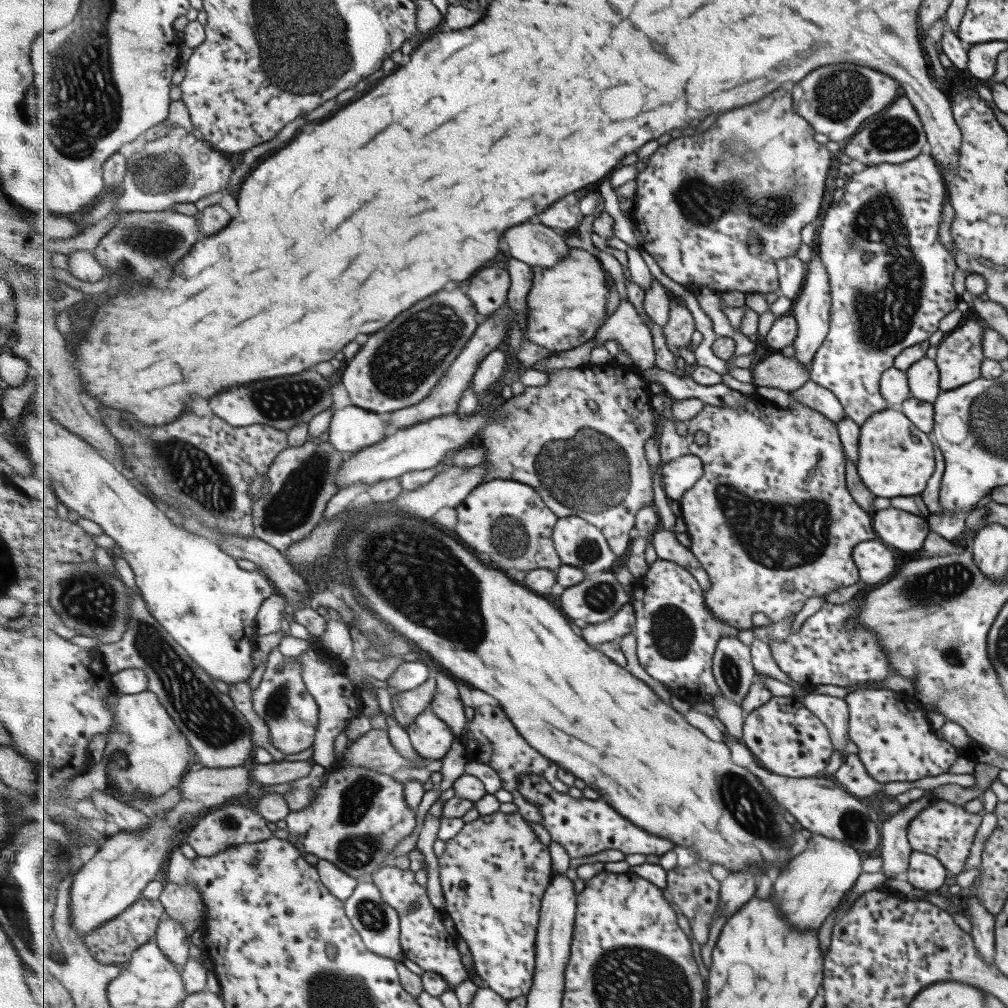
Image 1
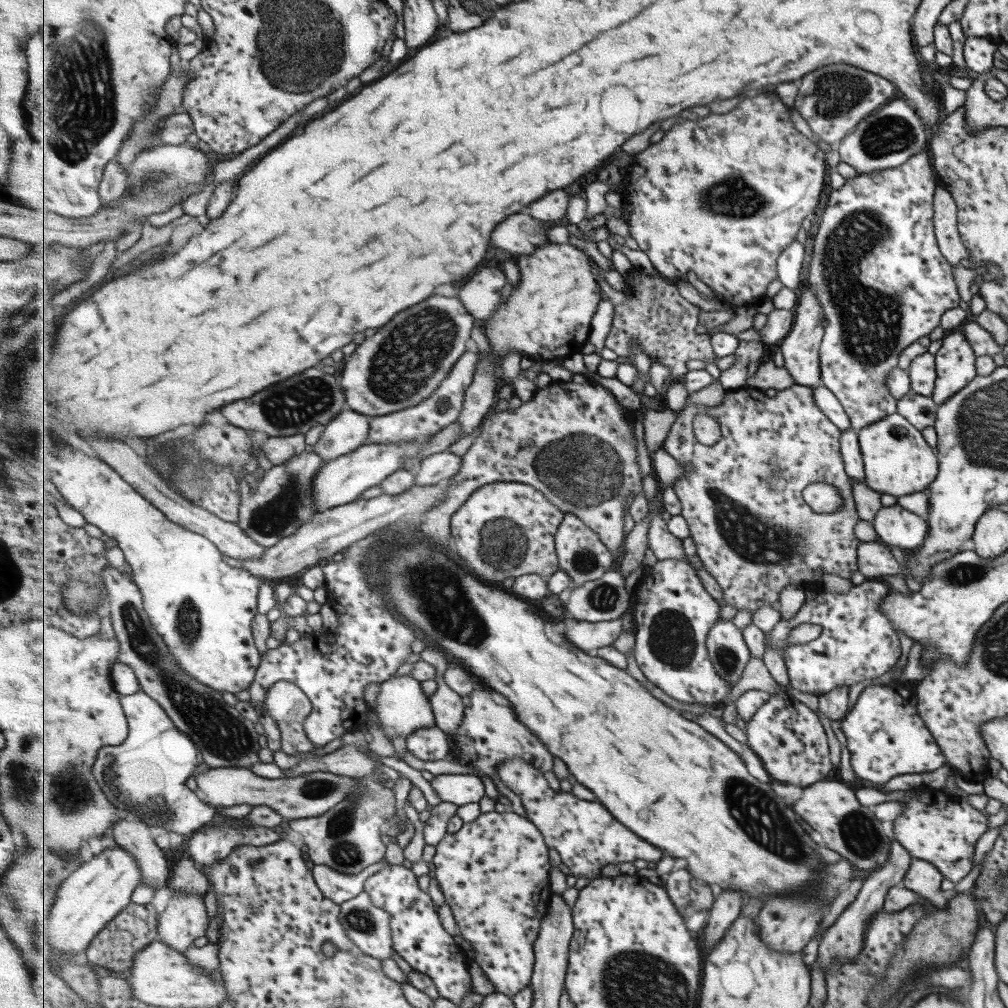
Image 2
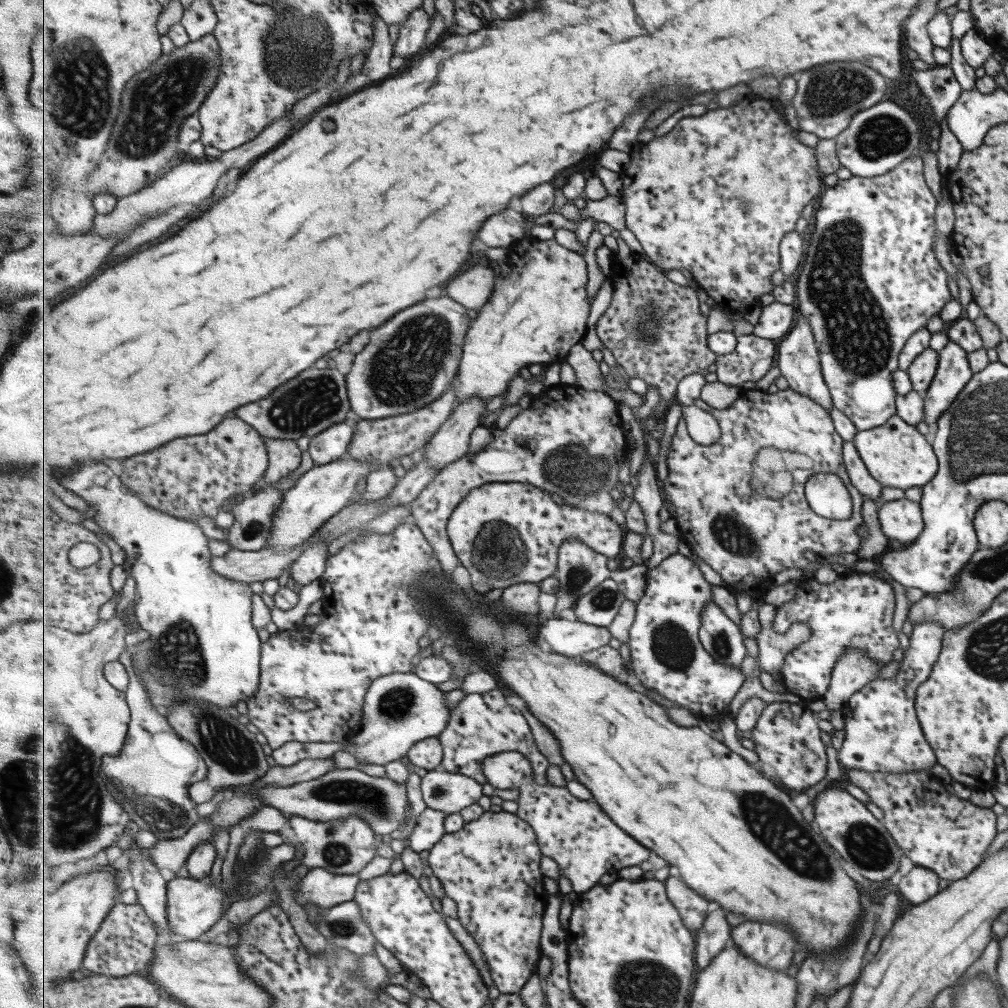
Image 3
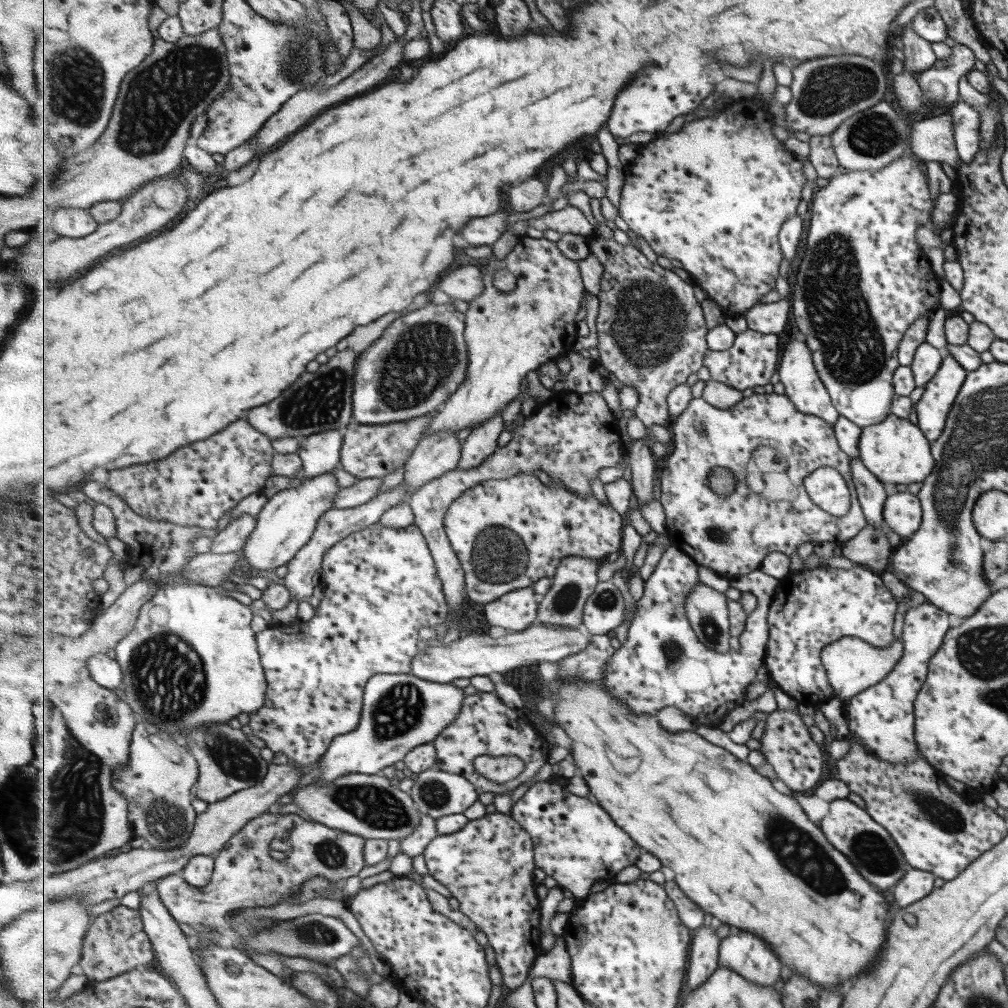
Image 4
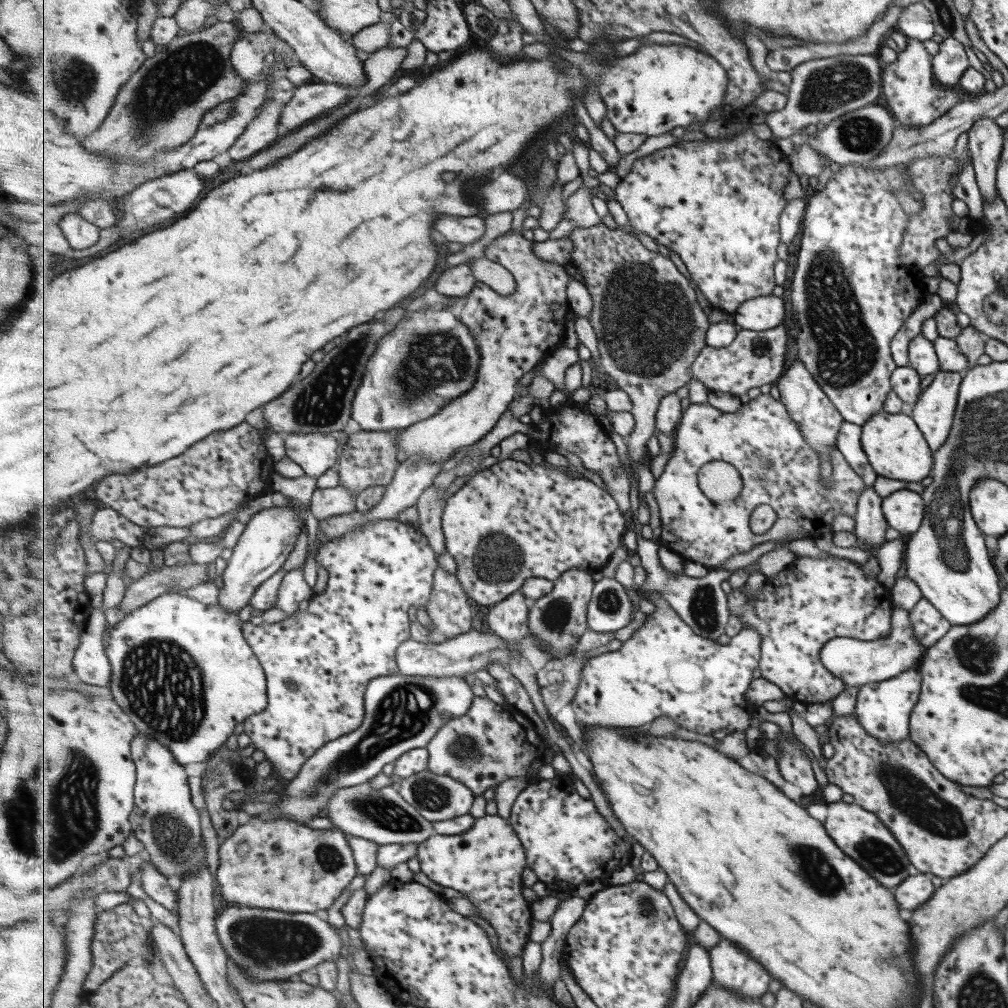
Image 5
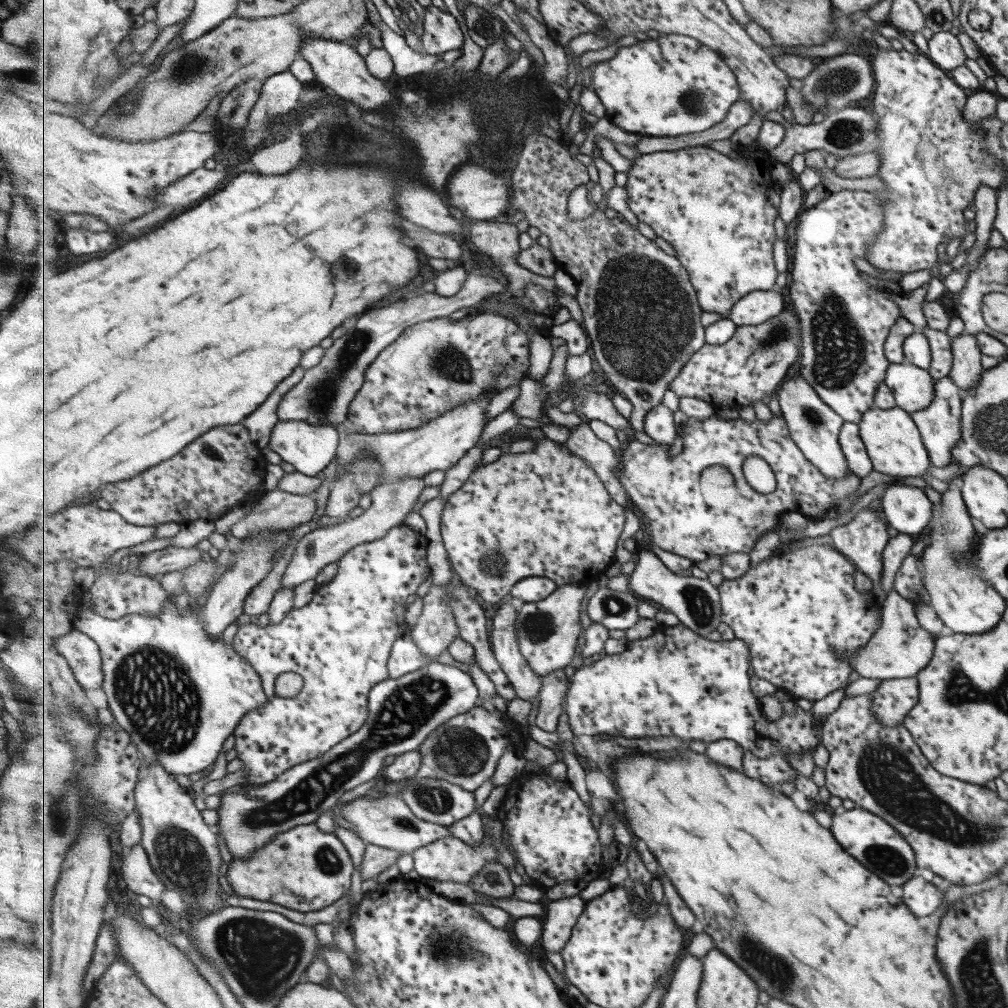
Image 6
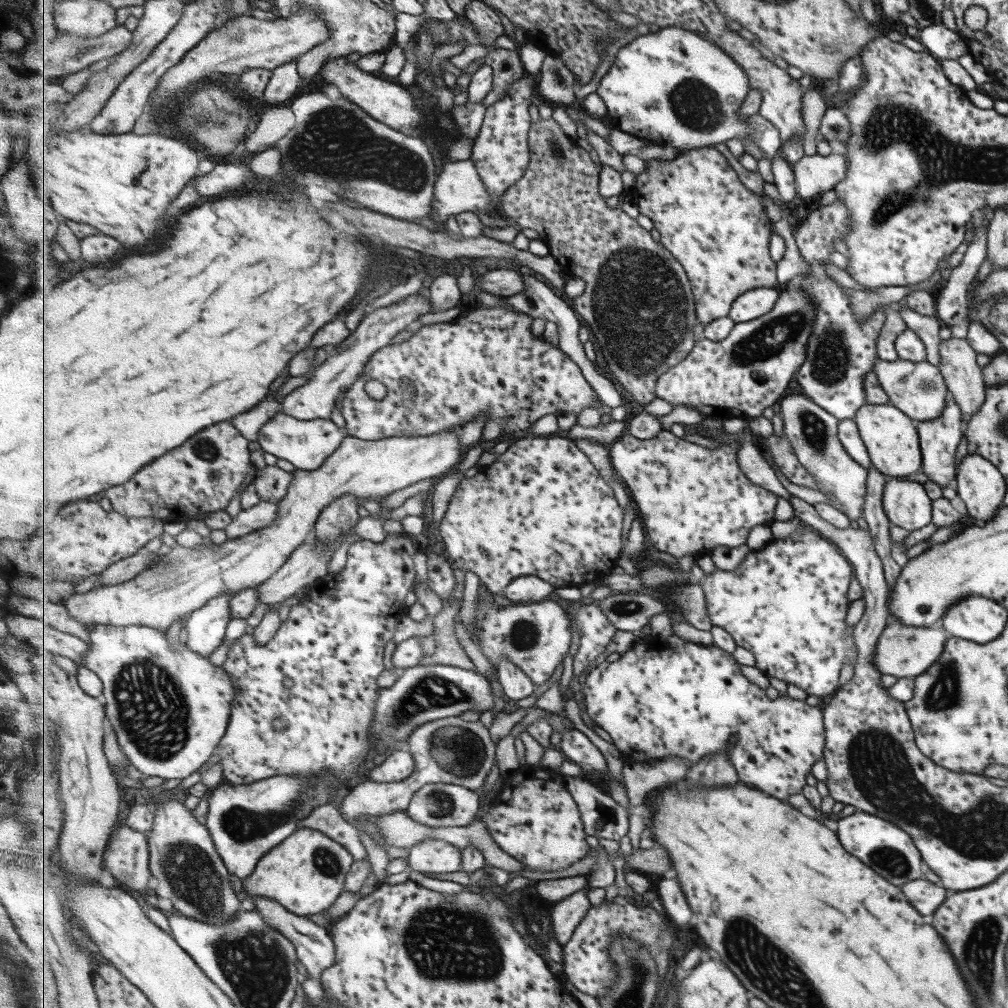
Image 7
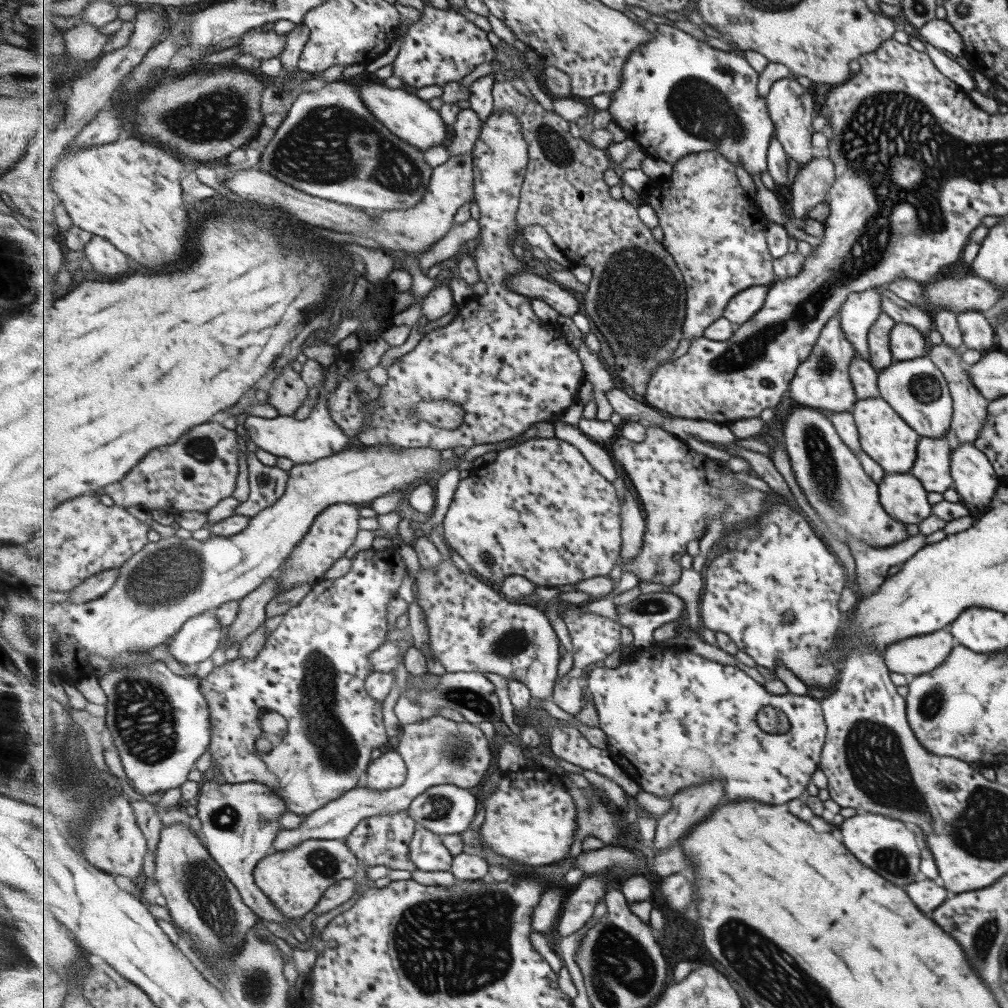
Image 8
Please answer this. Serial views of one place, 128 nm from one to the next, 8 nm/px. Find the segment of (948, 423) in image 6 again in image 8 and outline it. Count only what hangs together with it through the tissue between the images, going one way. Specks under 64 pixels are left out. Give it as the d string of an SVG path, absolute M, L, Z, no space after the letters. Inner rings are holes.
M946 434L941 438L919 437L916 444L916 457L911 474L921 482L925 492L940 492L952 488L949 470L951 448Z

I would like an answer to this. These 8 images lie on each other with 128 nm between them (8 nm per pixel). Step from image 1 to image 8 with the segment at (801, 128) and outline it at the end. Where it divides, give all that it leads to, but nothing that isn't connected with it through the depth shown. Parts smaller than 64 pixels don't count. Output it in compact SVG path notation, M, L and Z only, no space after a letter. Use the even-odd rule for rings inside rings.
M706 151L681 158L674 164L671 177L660 177L639 193L643 202L658 216L664 237L664 247L674 256L687 284L687 312L685 340L694 342L705 337L705 330L719 318L724 318L725 307L741 291L754 286L773 286L778 277L773 272L773 259L768 246L770 220L761 212L757 200L749 197L737 178L737 168L721 152Z

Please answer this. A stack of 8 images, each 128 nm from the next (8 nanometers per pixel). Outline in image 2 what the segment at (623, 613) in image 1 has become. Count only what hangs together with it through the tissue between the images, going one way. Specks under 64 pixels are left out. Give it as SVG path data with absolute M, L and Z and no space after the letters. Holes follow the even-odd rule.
M575 618L564 619L565 638L585 653L594 653L604 646L611 646L623 633L621 618L607 622L587 622Z

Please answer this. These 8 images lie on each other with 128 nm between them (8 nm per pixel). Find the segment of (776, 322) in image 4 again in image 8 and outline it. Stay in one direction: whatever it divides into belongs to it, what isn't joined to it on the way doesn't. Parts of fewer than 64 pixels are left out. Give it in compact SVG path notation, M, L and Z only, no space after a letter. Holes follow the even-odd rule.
M754 286L741 291L725 307L724 317L741 326L754 318L767 301L770 286Z

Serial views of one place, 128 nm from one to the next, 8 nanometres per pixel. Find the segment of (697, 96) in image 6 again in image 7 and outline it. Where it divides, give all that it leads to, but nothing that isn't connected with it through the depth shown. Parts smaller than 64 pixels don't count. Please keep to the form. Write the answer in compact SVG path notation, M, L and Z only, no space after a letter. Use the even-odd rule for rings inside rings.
M670 26L655 28L653 32L641 35L621 48L596 92L608 107L606 119L615 126L615 129L641 140L659 146L677 148L682 154L693 148L727 144L731 138L741 138L741 142L747 142L752 138L758 148L764 152L764 158L773 159L782 148L780 130L759 113L750 116L746 121L739 118L741 106L747 100L751 86L752 80L740 62L732 58L728 52L717 44L705 40L700 34Z

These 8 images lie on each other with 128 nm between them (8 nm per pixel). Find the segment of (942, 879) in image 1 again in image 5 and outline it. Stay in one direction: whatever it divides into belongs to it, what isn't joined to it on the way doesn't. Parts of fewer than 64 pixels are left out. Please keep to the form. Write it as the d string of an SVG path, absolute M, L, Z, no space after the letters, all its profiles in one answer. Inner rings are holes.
M917 873L903 879L893 890L893 898L903 913L925 904L935 892L935 887L925 873Z

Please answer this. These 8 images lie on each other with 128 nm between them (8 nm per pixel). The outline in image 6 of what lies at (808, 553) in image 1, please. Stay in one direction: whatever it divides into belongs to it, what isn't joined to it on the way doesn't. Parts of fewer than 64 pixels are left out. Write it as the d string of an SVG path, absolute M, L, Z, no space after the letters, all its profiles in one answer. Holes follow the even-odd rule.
M719 414L707 418L707 420L695 420L689 418L684 422L681 433L683 438L682 450L673 457L669 454L669 444L656 441L656 444L643 444L630 437L628 444L622 449L622 465L624 476L621 482L625 482L625 489L629 493L634 510L644 514L648 519L653 542L657 547L680 557L689 559L691 562L700 562L709 557L723 557L735 552L750 553L759 541L767 533L773 531L780 524L779 514L783 512L800 512L805 520L821 520L832 509L833 500L844 499L852 494L859 485L860 478L849 474L841 480L825 478L813 466L808 459L801 454L800 446L793 440L787 420L780 414L772 416L768 421L758 420L747 422L745 418L727 420ZM757 455L765 458L771 465L777 477L777 490L772 493L762 493L755 490L745 476L743 464L745 459ZM709 466L725 466L737 480L733 486L721 486L703 480L705 468Z

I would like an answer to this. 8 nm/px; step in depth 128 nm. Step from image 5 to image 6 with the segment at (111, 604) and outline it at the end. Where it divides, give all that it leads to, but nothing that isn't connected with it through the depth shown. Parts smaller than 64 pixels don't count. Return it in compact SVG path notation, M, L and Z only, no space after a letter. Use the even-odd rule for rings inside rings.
M73 629L69 634L55 639L57 650L72 667L76 679L84 689L99 690L105 682L99 644L88 634Z

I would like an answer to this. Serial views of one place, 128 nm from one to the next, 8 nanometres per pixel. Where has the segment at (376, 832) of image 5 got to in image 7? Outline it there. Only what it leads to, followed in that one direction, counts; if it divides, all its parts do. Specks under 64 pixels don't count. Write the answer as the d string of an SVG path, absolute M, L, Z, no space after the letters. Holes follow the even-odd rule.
M397 810L397 812L393 812L393 814L385 814L385 816L373 818L373 823L379 825L379 831L385 835L385 839L387 839L389 845L411 850L418 842L425 839L445 839L449 844L455 844L455 846L459 846L461 850L465 851L470 851L470 849L475 846L477 850L481 850L481 852L485 854L486 862L493 864L495 868L507 870L510 874L514 872L516 875L521 876L523 872L532 871L529 865L525 865L525 863L517 860L499 846L499 843L492 837L488 825L485 825L480 818L469 826L433 828L431 826L425 826L425 824L421 824L421 822L417 822L417 820L413 820L407 811Z

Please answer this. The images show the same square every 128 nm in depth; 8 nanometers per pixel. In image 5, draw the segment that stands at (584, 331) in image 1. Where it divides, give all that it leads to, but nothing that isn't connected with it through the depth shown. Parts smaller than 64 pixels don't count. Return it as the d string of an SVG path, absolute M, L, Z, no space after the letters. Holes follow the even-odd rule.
M510 229L496 237L484 248L484 254L514 274L517 289L513 294L503 296L487 284L475 282L475 288L469 292L462 308L460 320L469 326L469 331L479 343L481 362L477 382L473 389L455 398L439 414L408 426L397 435L400 463L413 456L421 456L427 464L446 463L455 458L459 450L485 438L513 402L517 394L515 386L521 376L531 372L553 350L564 346L567 312L571 310L567 300L567 282L572 277L564 266L541 260L535 254L535 242L526 240L521 230Z

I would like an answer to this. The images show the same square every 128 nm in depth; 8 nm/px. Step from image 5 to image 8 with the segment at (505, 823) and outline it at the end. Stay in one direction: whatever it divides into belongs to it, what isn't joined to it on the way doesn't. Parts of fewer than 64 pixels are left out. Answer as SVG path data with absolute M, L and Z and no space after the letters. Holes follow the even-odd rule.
M418 823L410 844L410 856L419 870L431 871L432 873L450 871L456 858L445 848L440 834Z

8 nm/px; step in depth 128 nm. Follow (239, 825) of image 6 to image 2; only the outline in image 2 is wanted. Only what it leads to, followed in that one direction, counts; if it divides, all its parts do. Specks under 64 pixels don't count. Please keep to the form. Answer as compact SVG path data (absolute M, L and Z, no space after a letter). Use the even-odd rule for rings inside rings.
M411 674L391 677L382 683L376 697L376 705L371 710L376 712L382 730L389 741L395 740L395 738L407 739L409 734L417 732L417 730L437 726L431 697L425 696L421 681Z

